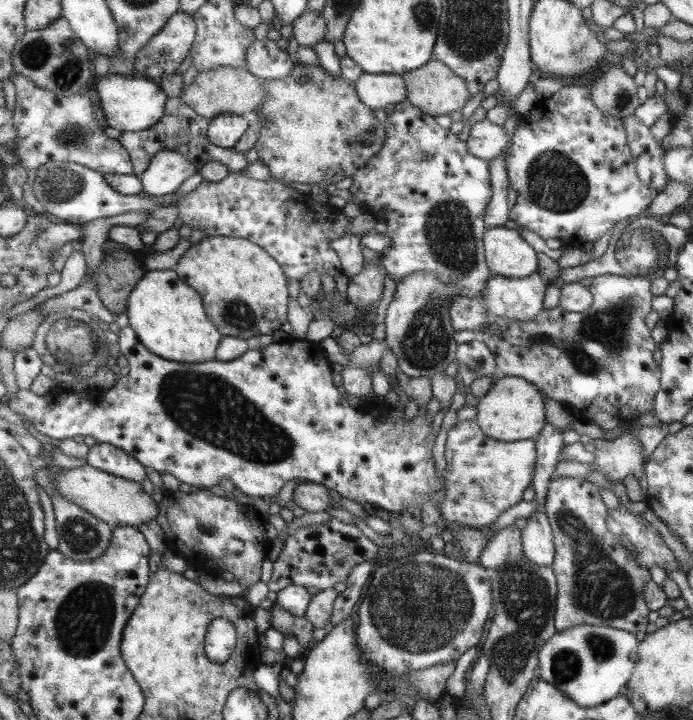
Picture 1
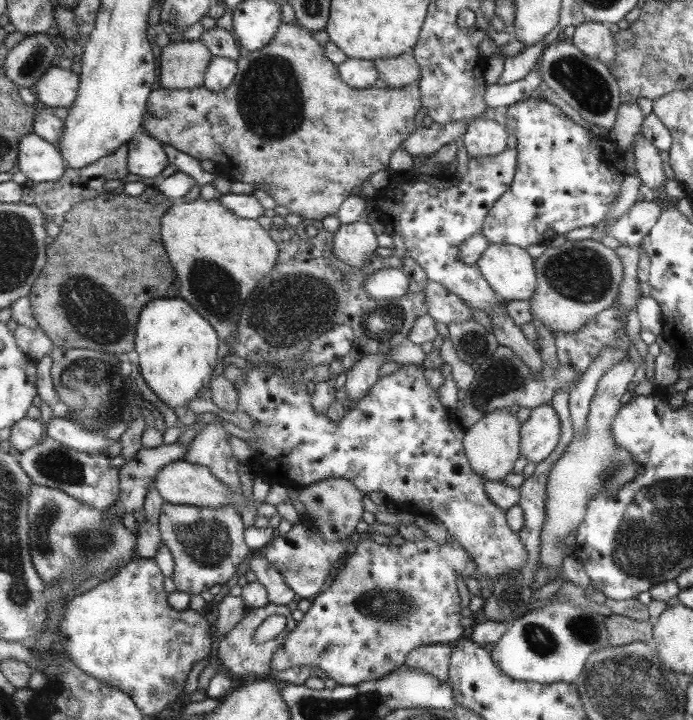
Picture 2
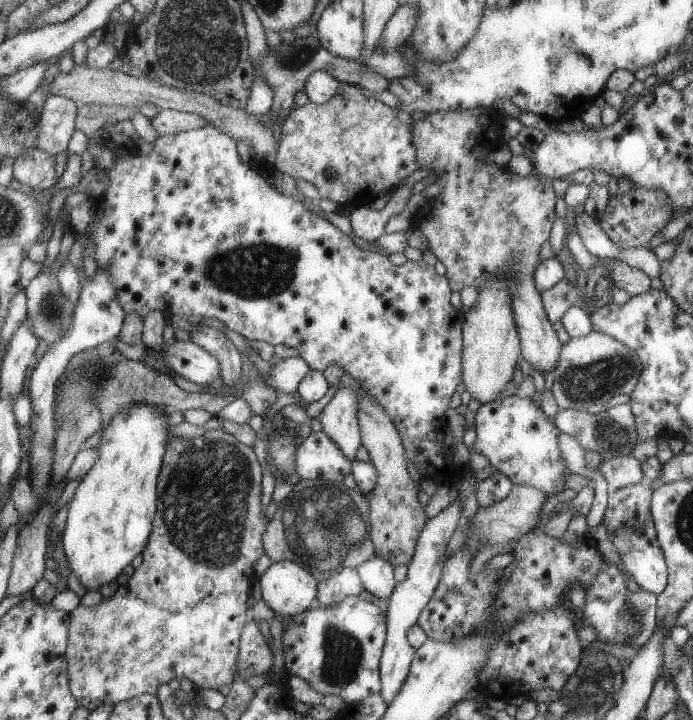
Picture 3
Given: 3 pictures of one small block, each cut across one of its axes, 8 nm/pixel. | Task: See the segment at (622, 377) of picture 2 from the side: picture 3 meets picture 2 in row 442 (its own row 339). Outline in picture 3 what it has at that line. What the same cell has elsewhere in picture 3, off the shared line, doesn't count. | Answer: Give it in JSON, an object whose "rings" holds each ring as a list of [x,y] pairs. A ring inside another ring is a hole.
{"rings":[[[591,331],[563,344],[560,360],[553,369],[551,395],[559,409],[585,411],[591,405],[606,404],[617,395],[629,395],[639,384],[641,364],[635,352],[616,339]]]}

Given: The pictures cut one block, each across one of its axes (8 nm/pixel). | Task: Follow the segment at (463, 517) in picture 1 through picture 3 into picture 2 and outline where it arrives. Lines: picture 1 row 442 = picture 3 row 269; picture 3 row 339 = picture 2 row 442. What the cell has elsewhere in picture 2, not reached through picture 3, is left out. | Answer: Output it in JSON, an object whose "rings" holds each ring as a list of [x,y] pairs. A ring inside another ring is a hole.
{"rings":[[[536,406],[521,423],[520,456],[529,462],[546,460],[559,445],[560,436],[560,416],[553,406]]]}

